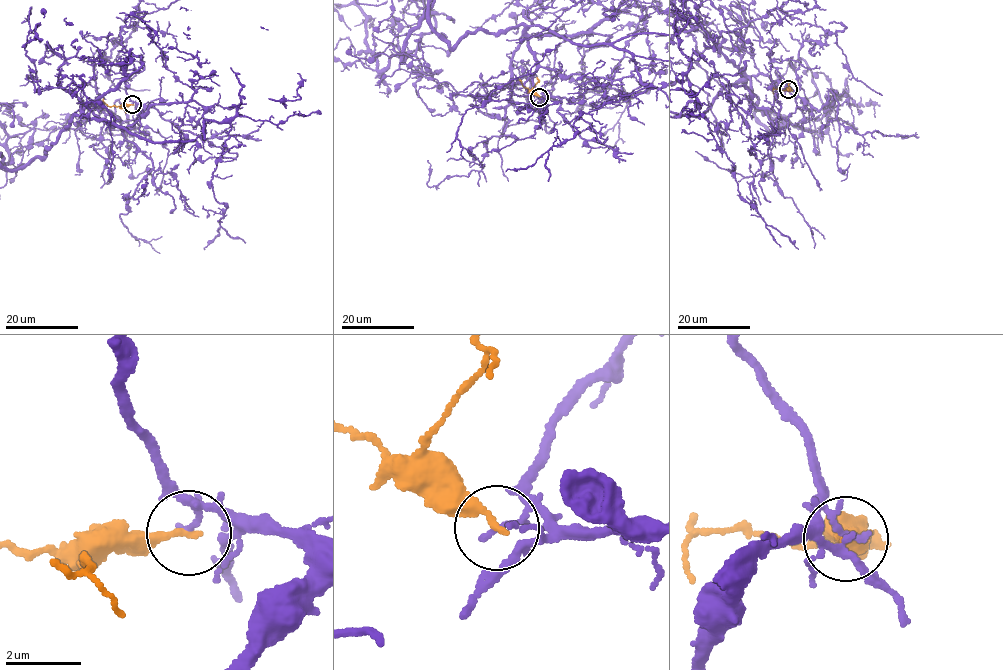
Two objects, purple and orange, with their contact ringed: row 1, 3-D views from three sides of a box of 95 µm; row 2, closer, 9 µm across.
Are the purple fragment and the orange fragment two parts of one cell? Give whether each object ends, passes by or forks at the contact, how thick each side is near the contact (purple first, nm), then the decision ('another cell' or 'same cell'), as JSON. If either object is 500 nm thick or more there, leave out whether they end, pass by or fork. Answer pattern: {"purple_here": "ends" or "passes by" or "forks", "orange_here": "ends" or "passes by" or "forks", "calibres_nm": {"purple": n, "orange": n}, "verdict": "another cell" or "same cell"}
{"purple_here": "ends", "orange_here": "ends", "calibres_nm": {"purple": 170, "orange": 240}, "verdict": "another cell"}

